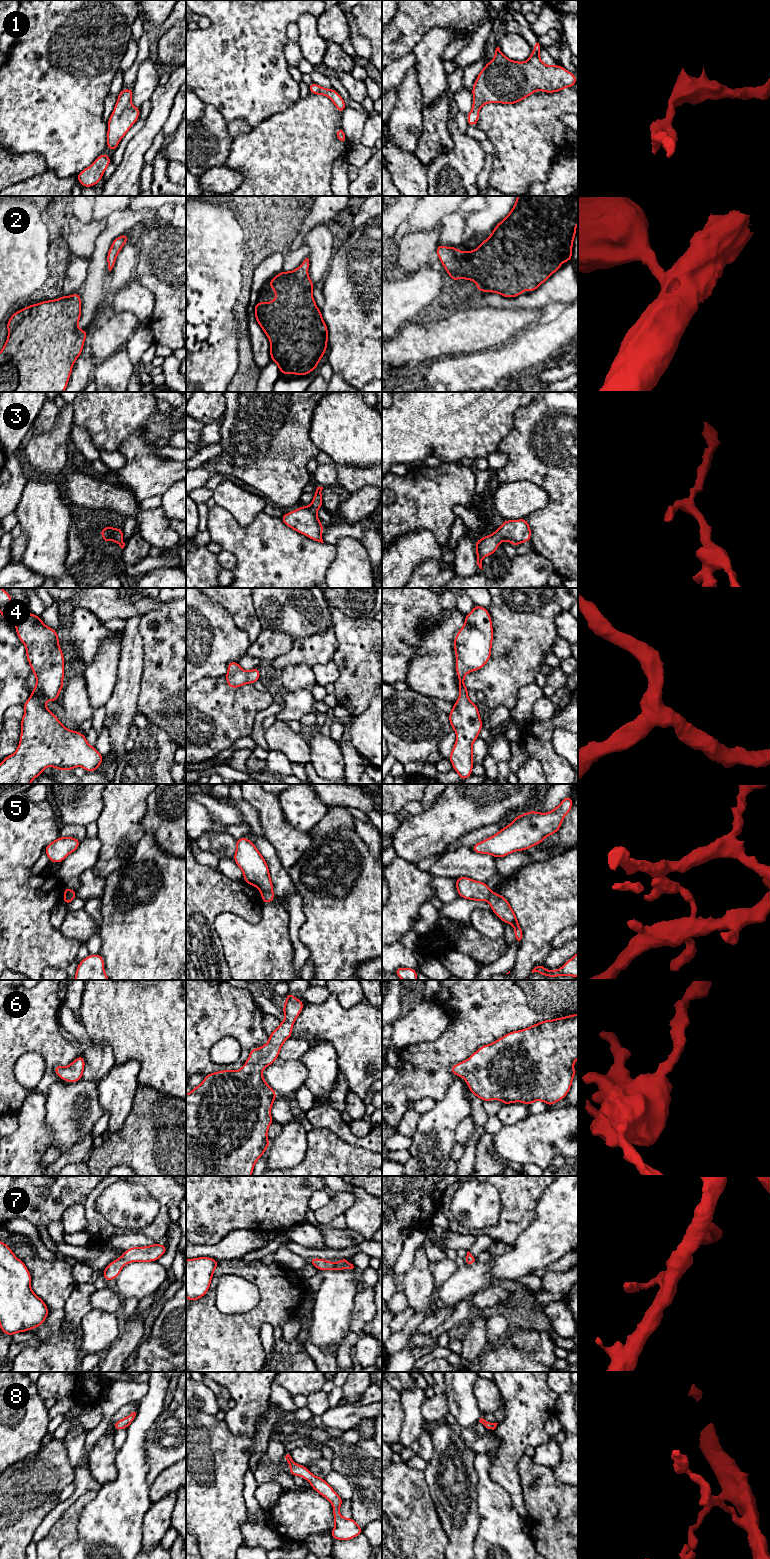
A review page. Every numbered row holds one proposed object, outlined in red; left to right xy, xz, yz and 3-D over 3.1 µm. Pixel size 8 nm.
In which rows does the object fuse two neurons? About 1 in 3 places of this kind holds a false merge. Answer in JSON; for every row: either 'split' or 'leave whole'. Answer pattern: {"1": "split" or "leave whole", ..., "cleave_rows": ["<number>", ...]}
{"1": "leave whole", "2": "leave whole", "3": "leave whole", "4": "leave whole", "5": "split", "6": "leave whole", "7": "leave whole", "8": "leave whole", "cleave_rows": ["5"]}

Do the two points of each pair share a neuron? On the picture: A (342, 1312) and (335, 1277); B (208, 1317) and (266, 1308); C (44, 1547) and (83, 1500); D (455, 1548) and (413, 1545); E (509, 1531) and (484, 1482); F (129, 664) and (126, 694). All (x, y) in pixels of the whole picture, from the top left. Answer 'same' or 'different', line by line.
A: same
B: same
C: same
D: different
E: same
F: same

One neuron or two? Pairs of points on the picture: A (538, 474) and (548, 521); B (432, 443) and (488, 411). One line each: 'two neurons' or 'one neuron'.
A: one neuron
B: one neuron

